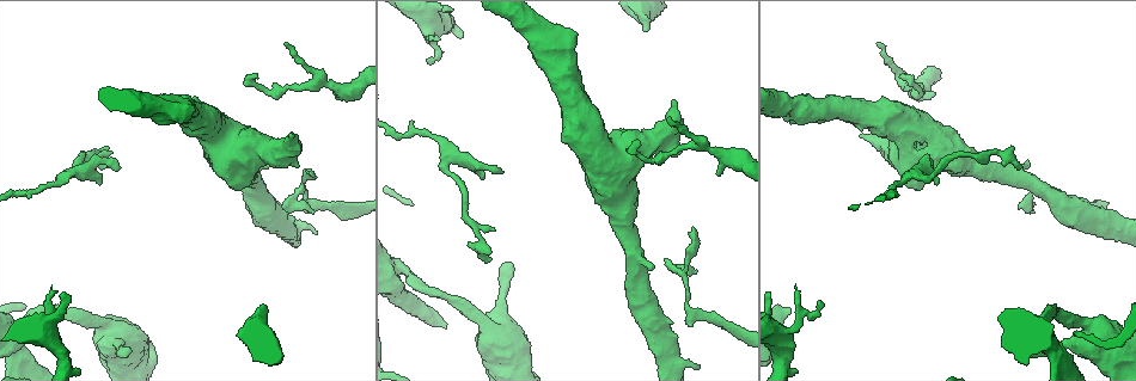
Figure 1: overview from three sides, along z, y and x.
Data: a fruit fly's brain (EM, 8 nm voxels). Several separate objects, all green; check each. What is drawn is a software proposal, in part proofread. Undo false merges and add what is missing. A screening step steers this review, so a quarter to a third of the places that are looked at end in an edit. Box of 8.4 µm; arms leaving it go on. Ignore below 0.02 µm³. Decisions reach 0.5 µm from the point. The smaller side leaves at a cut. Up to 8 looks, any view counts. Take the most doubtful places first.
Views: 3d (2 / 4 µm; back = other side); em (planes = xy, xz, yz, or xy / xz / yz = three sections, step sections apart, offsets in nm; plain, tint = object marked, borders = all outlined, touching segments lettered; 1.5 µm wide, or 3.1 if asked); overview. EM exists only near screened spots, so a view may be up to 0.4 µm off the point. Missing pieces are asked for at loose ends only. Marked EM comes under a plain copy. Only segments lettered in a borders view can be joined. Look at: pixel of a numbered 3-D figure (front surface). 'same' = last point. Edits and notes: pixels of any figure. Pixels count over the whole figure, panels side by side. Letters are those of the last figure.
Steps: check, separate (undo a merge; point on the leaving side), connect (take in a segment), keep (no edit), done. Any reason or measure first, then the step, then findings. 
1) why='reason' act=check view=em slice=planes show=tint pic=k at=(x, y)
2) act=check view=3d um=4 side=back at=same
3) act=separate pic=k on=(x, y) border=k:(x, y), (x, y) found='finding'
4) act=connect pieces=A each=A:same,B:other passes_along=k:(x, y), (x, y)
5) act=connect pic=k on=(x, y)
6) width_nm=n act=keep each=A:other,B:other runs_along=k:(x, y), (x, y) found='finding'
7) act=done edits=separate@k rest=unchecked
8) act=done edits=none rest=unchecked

why='free end' act=check view=3d um=2 pic=1 at=(900, 77)

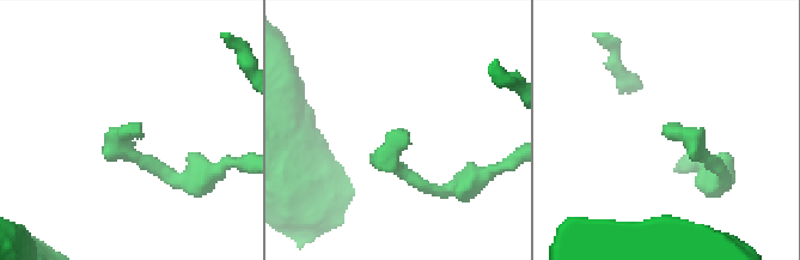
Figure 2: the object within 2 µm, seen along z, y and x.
act=check view=em slice=planes show=borders pic=2 at=(665, 133)

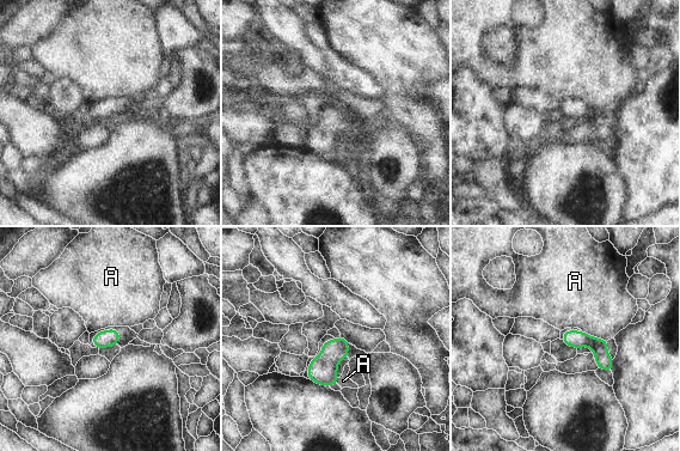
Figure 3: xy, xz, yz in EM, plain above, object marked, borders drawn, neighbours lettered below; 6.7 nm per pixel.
width_nm=120 longest_contact=A:200nm act=keep each=A:other found='none of them fits'

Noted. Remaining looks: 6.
act=check view=3d um=4 pic=1 at=(1020, 166)

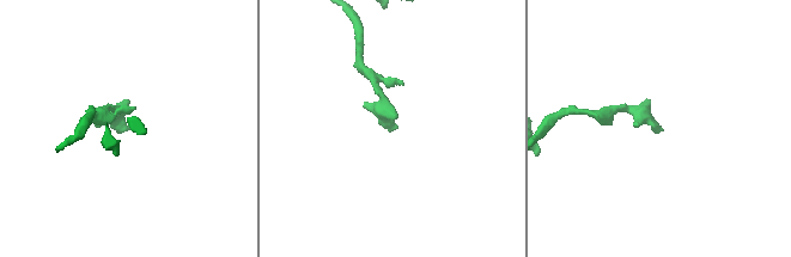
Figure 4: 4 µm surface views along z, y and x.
act=check view=em slice=planes show=tint pic=4 at=(394, 129)

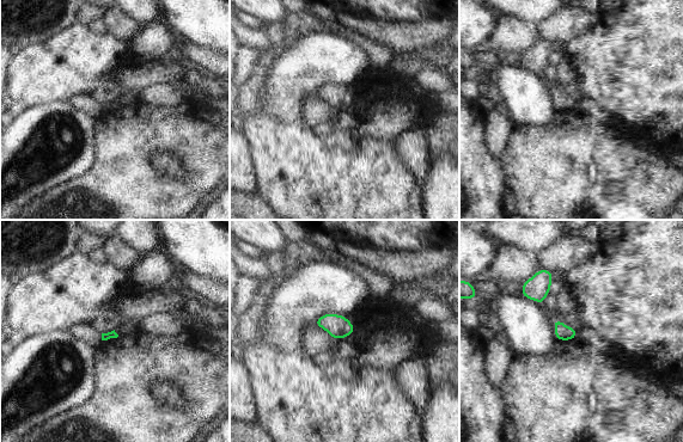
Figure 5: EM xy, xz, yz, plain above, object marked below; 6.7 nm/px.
why='see the neighbours' act=check view=em slice=planes show=borders at=same

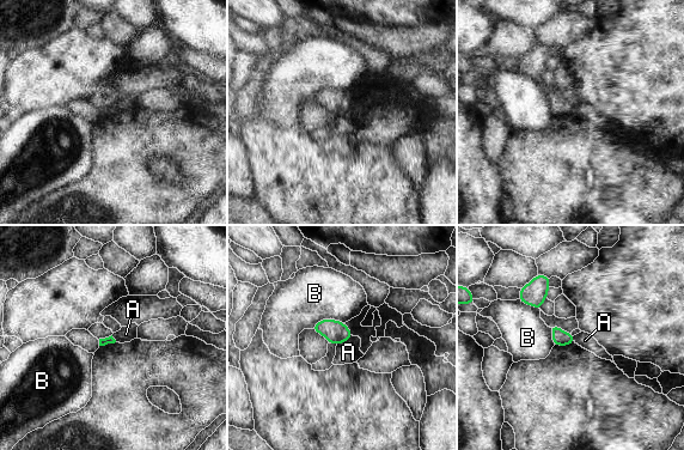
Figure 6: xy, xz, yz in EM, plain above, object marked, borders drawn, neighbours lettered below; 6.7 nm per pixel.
longest_contact=B:240nm act=keep each=A:other,B:other found='none of them fits'

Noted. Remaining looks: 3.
why='an open end' act=check view=em slice=planes show=tint pic=1 at=(52, 287)

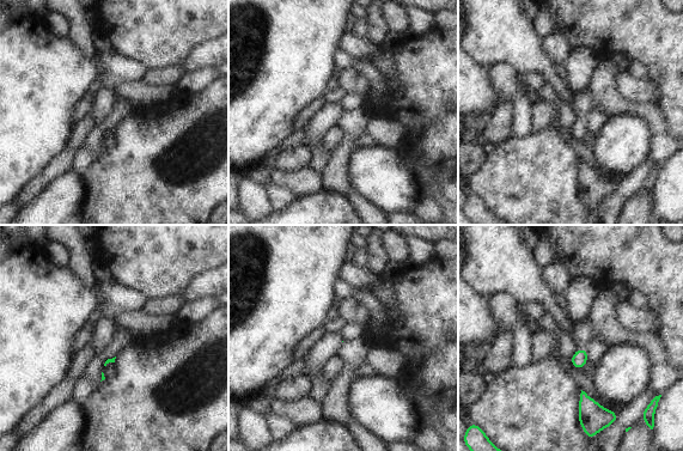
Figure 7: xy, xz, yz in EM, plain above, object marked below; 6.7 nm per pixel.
why='see the neighbours' act=check view=em slice=planes show=borders at=same

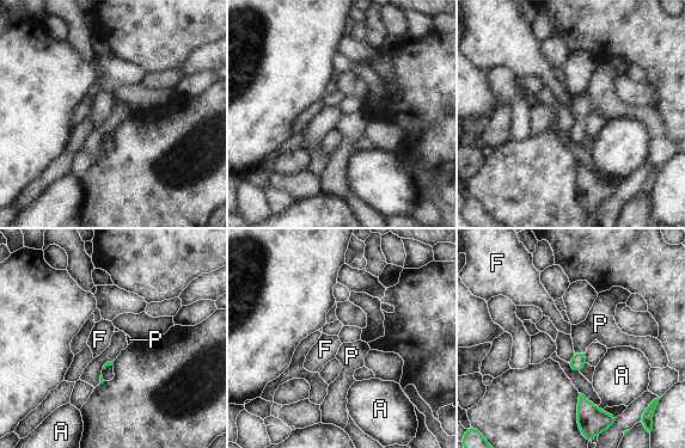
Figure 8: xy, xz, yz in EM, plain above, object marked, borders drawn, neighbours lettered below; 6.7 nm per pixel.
act=connect pieces=P each=A:other,F:other,P:same found='the neuron continues'

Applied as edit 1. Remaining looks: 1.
act=done edits=connect@8 rest=unchecked

